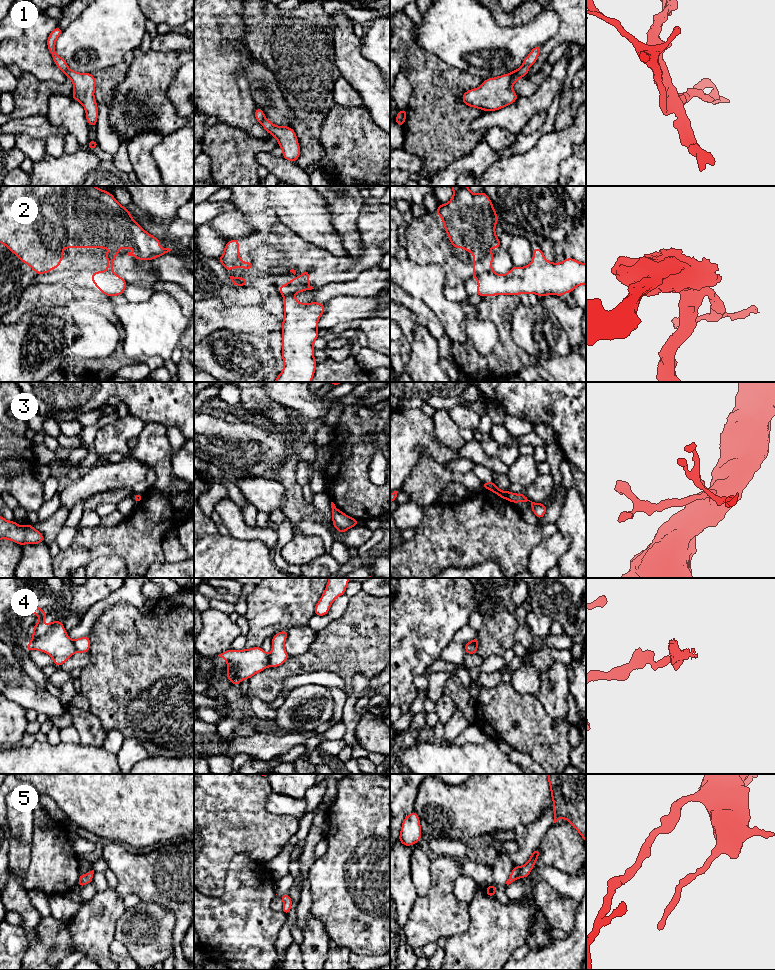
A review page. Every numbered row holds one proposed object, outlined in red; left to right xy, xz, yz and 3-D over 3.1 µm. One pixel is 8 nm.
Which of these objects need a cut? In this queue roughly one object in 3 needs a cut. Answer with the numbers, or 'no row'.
1, 2, 4

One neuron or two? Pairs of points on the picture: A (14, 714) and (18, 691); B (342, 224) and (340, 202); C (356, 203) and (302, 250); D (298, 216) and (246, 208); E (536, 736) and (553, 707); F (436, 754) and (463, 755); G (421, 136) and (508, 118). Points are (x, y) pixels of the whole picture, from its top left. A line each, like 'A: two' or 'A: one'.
A: two
B: one
C: two
D: one
E: two
F: one
G: two

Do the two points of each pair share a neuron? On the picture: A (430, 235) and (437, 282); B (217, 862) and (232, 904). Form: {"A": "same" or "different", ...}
{"A": "different", "B": "different"}

